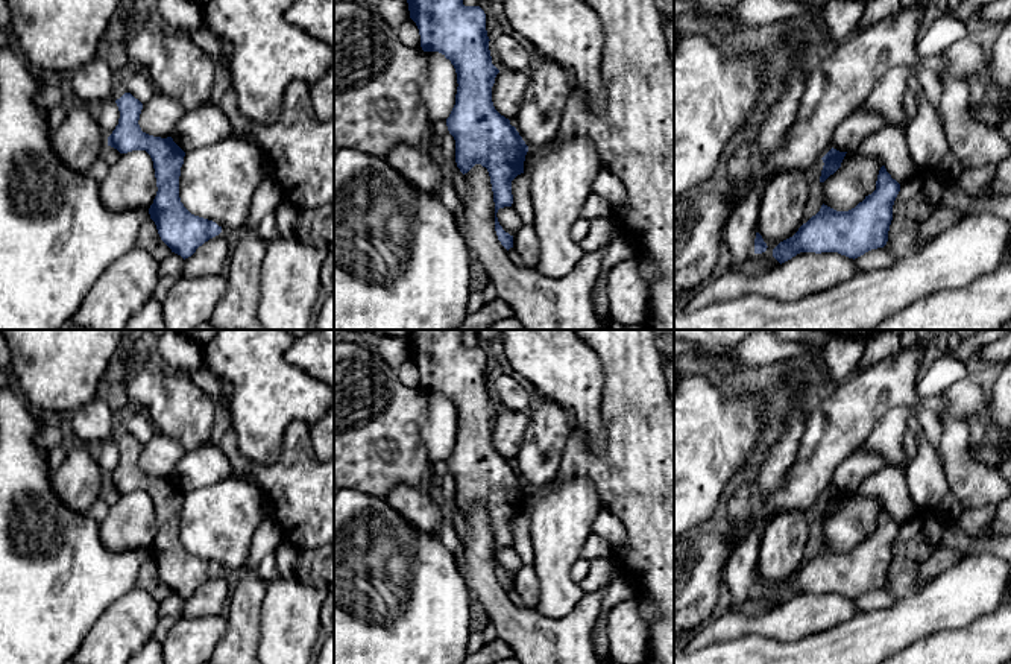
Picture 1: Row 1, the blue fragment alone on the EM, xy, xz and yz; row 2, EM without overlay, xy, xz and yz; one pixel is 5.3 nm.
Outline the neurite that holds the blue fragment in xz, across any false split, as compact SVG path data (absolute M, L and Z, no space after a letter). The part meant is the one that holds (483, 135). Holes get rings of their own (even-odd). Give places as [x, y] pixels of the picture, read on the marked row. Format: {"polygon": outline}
{"polygon": "M407 0L424 52L439 52L455 68L455 105L446 119L455 140L455 163L468 173L475 164L487 169L495 202L495 231L501 245L513 248L513 236L498 222L499 208L512 207L512 181L524 173L528 146L492 102L499 70L492 64L486 14L463 0Z"}

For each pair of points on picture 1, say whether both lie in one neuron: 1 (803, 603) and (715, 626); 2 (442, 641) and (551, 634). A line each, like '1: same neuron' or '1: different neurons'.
1: same neuron
2: different neurons

